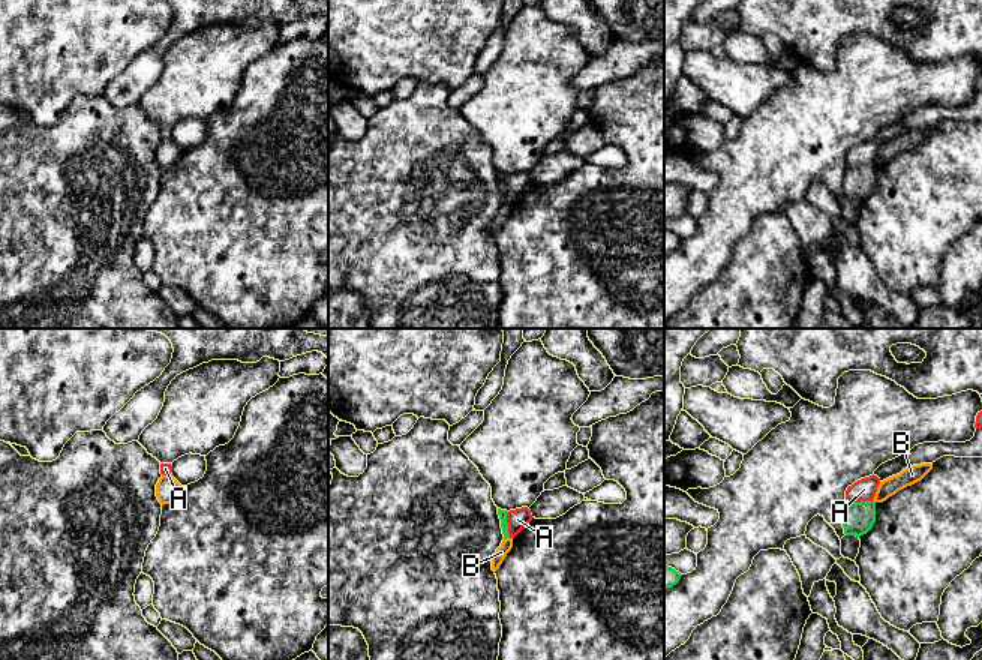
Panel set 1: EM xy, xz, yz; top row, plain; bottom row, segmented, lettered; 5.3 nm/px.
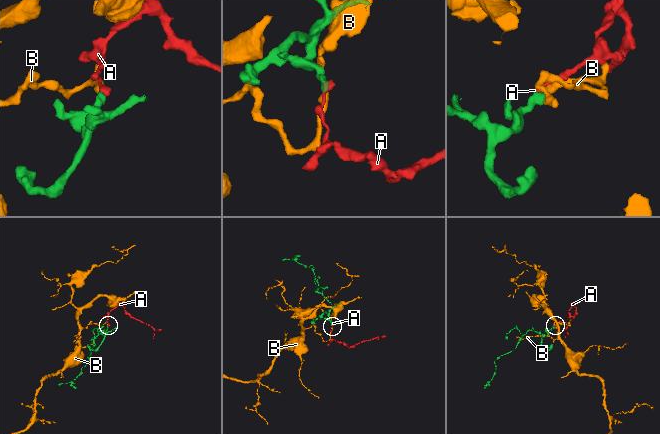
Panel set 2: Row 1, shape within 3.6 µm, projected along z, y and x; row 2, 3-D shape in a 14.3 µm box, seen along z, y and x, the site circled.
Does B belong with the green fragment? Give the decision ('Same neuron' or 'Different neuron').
Different neuron

